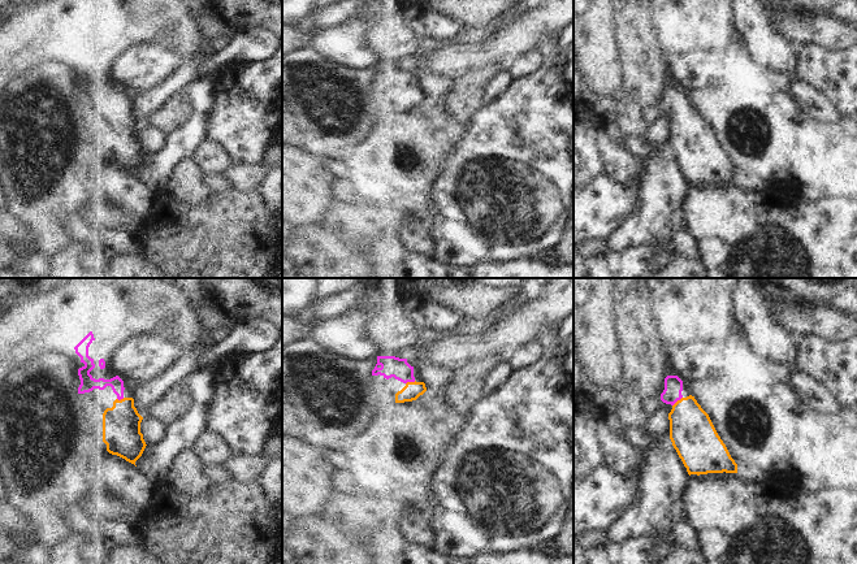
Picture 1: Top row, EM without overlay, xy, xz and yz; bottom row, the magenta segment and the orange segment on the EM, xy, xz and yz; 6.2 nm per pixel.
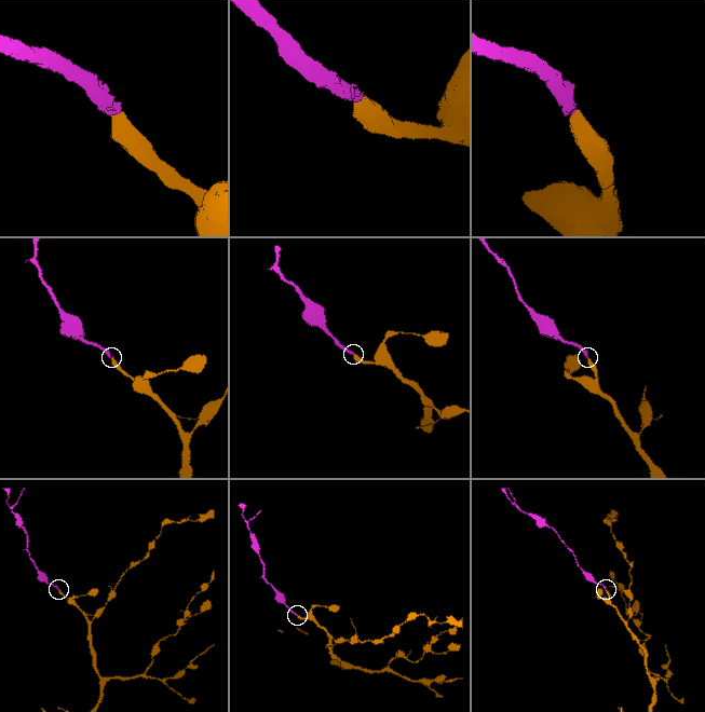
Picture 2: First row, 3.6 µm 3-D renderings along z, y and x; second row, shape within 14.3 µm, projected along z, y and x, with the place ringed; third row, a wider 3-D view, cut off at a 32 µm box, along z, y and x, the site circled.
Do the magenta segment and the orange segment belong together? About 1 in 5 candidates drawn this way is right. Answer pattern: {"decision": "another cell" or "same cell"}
{"decision": "same cell"}

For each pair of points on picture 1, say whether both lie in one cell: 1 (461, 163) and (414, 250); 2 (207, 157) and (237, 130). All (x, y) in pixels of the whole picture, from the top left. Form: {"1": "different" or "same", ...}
{"1": "different", "2": "different"}

